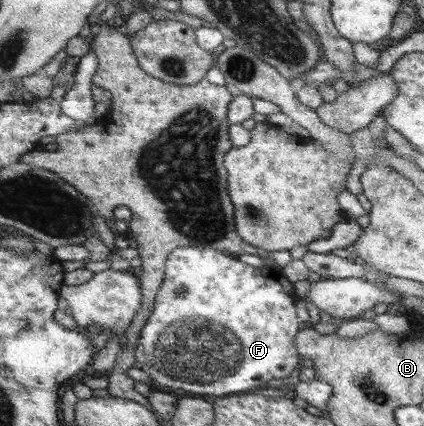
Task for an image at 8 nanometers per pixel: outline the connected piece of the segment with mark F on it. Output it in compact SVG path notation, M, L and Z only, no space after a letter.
M195 246L174 249L174 252L171 253L170 259L166 263L166 279L157 294L153 315L145 324L145 327L143 327L142 335L138 341L136 366L150 377L151 381L148 384L153 384L155 392L159 391L157 389L159 385L166 385L167 391L161 389L159 392L167 392L179 400L194 396L195 398L204 397L215 400L230 396L231 394L243 394L258 388L267 388L273 381L289 377L293 373L293 369L299 365L299 357L301 355L296 344L296 339L298 339L299 332L303 330L305 325L301 322L299 313L297 313L298 299L293 288L293 282L284 276L281 269L278 270L266 265L255 268L247 265L247 263L243 263L243 261L239 261L235 257L224 255L218 249Z

